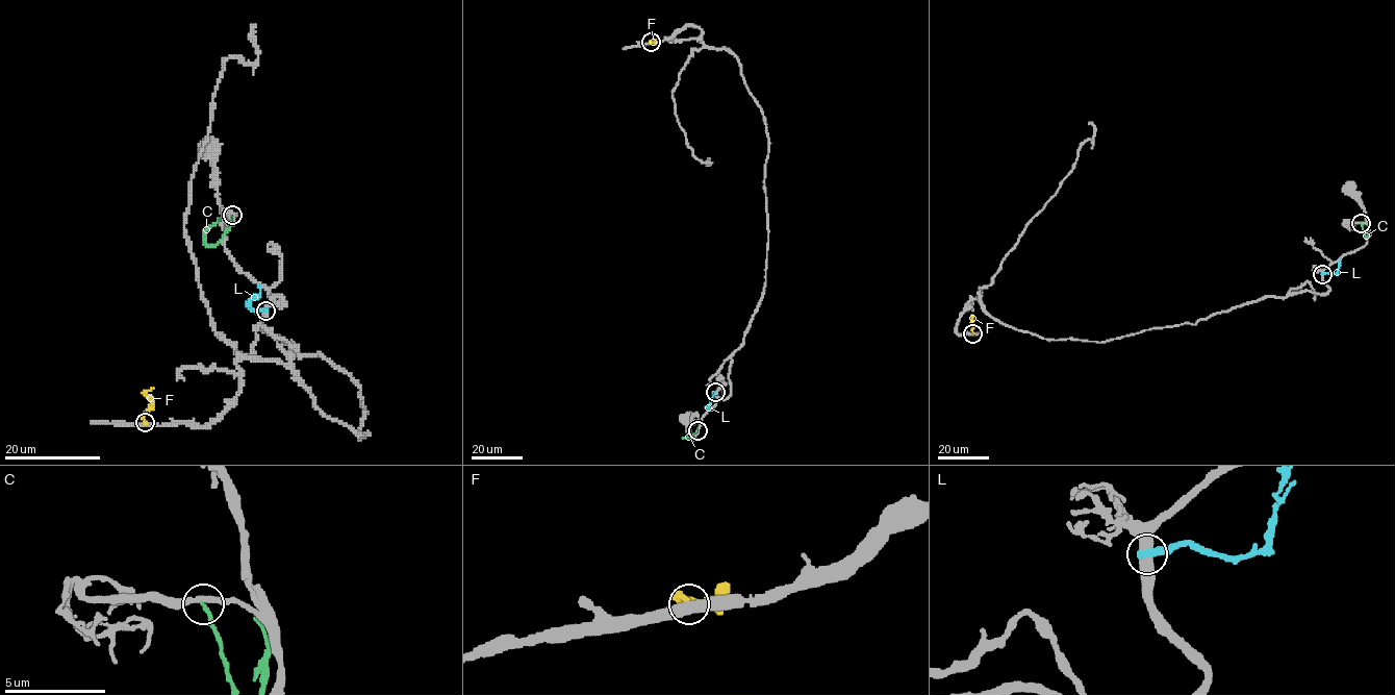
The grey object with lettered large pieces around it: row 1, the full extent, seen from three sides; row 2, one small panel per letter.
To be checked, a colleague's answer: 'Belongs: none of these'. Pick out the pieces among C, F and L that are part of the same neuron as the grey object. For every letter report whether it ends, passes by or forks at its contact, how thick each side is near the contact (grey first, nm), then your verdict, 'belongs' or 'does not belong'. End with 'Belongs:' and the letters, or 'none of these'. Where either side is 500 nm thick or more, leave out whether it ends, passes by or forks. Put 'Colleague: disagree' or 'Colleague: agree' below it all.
C: it ends; calibres 280 and 200 nm; does not belong
F: it ends; calibres 460 and 260 nm; belongs
L: calibres 550 and 420 nm; does not belong
Belongs: F
Colleague: disagree

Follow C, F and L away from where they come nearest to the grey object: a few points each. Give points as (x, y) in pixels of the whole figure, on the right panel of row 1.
C: (1361, 223), (1368, 240), (1367, 225)
F: (973, 333), (971, 315)
L: (1322, 274), (1334, 274), (1340, 261)

